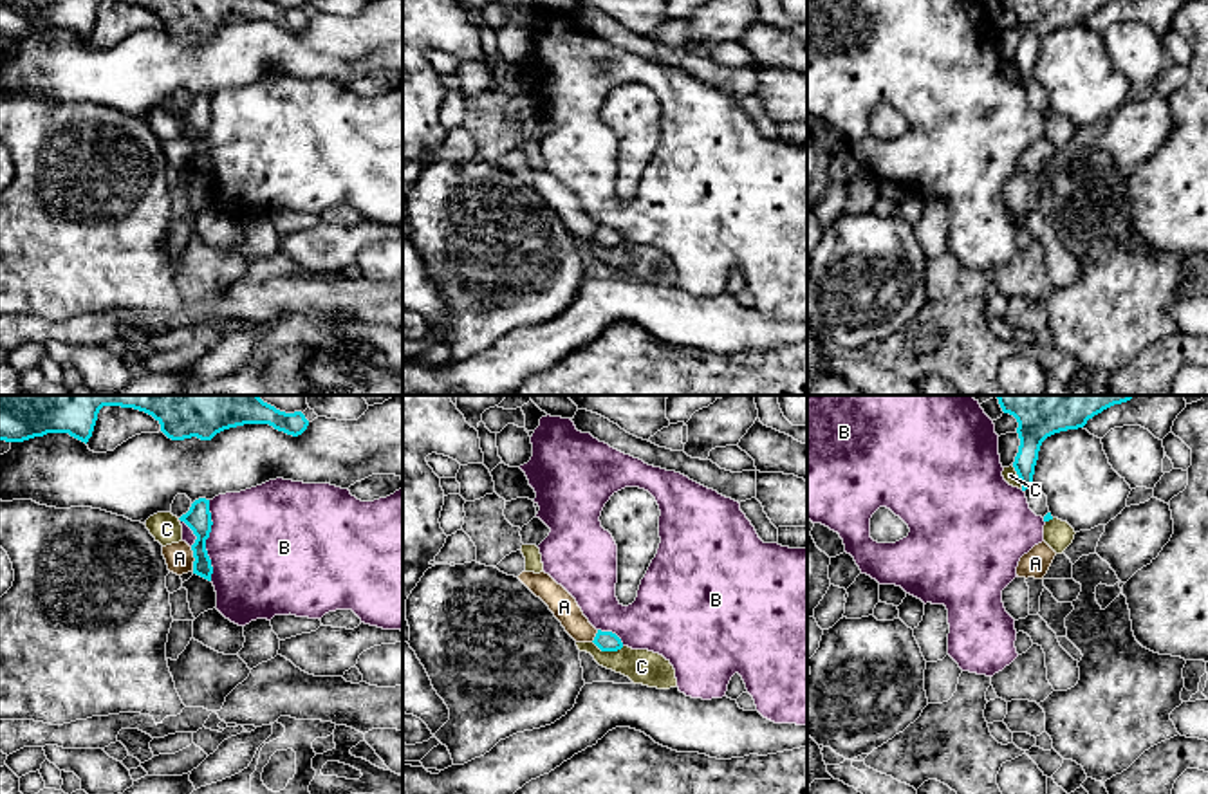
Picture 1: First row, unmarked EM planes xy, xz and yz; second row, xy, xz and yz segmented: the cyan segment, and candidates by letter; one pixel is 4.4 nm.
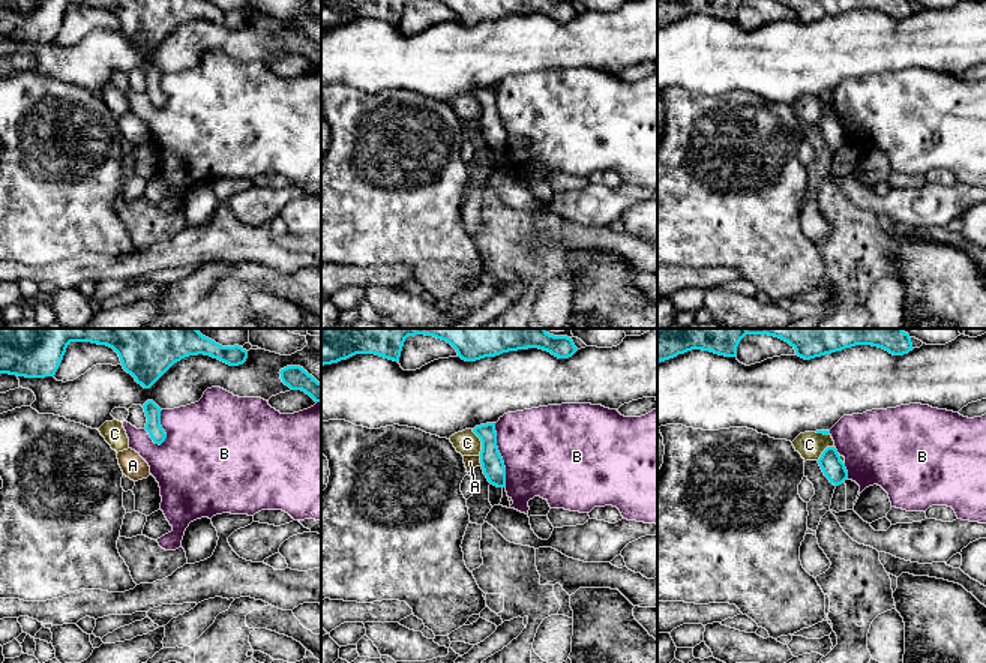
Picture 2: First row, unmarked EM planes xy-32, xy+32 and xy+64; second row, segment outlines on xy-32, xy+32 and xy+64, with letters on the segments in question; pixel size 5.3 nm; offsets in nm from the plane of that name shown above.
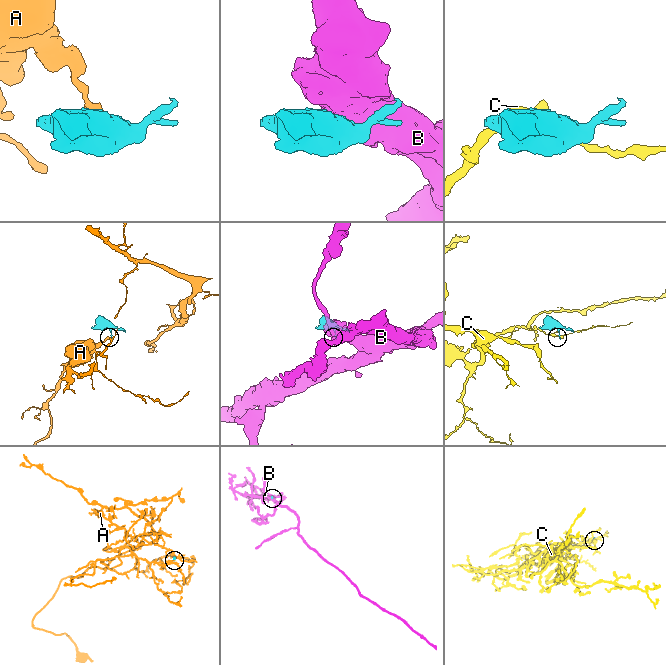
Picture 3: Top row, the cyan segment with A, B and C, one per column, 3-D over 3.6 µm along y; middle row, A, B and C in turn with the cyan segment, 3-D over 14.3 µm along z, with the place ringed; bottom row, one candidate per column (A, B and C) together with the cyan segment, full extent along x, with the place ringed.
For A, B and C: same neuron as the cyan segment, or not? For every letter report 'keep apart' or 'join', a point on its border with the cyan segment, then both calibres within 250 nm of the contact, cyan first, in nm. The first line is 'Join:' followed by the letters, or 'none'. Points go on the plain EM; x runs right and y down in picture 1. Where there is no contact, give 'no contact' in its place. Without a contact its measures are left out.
Join: none
A: keep apart | xy (195, 156) | 110/130 nm
B: keep apart | xy (206, 134) | 110/480 nm
C: keep apart | xz (609, 246) | 90/160 nm

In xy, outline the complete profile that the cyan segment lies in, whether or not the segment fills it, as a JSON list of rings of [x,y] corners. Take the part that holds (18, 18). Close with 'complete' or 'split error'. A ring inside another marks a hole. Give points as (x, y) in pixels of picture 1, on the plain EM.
[[[0,0],[0,36],[23,38],[47,29],[69,29],[87,40],[103,2],[144,7],[172,36],[211,36],[244,20],[269,20],[298,32],[309,22],[302,7],[285,9],[271,0]]] | complete

